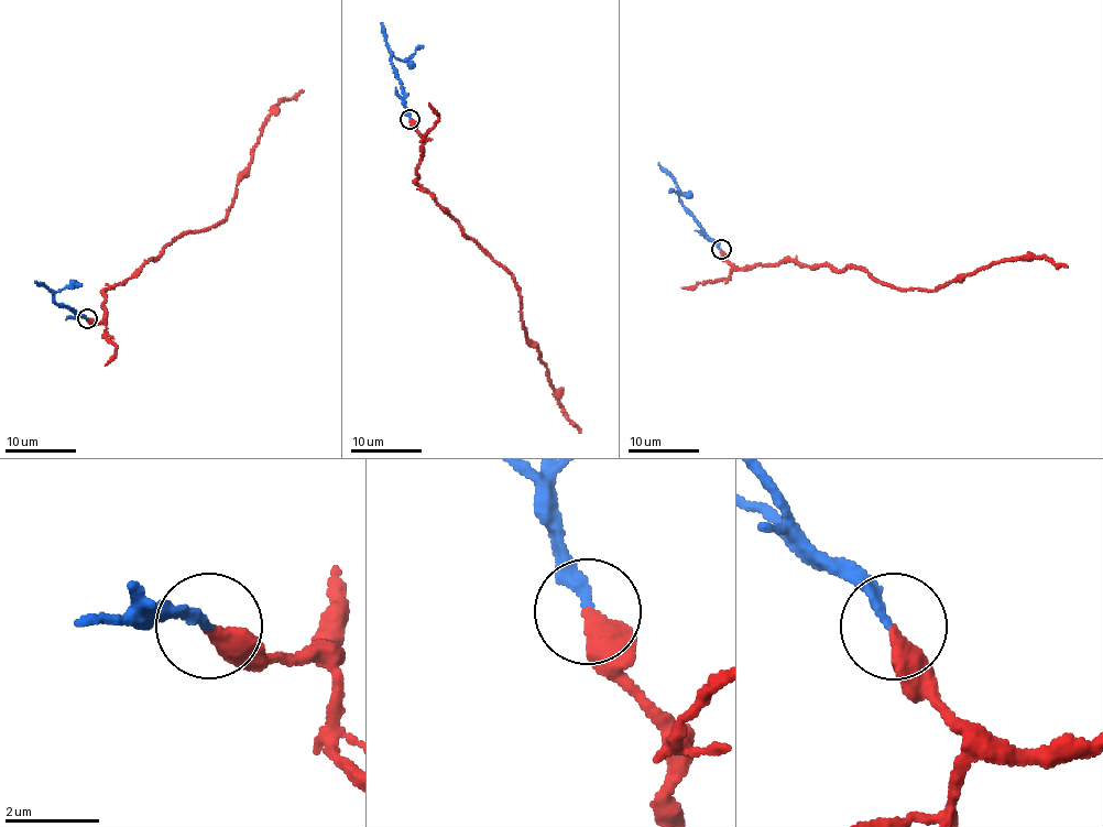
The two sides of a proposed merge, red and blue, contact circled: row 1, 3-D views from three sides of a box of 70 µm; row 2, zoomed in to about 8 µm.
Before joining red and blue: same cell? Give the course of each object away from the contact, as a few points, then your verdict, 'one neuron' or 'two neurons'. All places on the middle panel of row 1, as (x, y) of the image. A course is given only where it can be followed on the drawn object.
red runs (410, 118), (422, 139), (416, 183), (462, 236), (512, 275), (526, 343), (536, 347), (561, 411), (580, 433); blue runs (410, 118), (392, 57), (407, 61), (423, 45); two neurons

